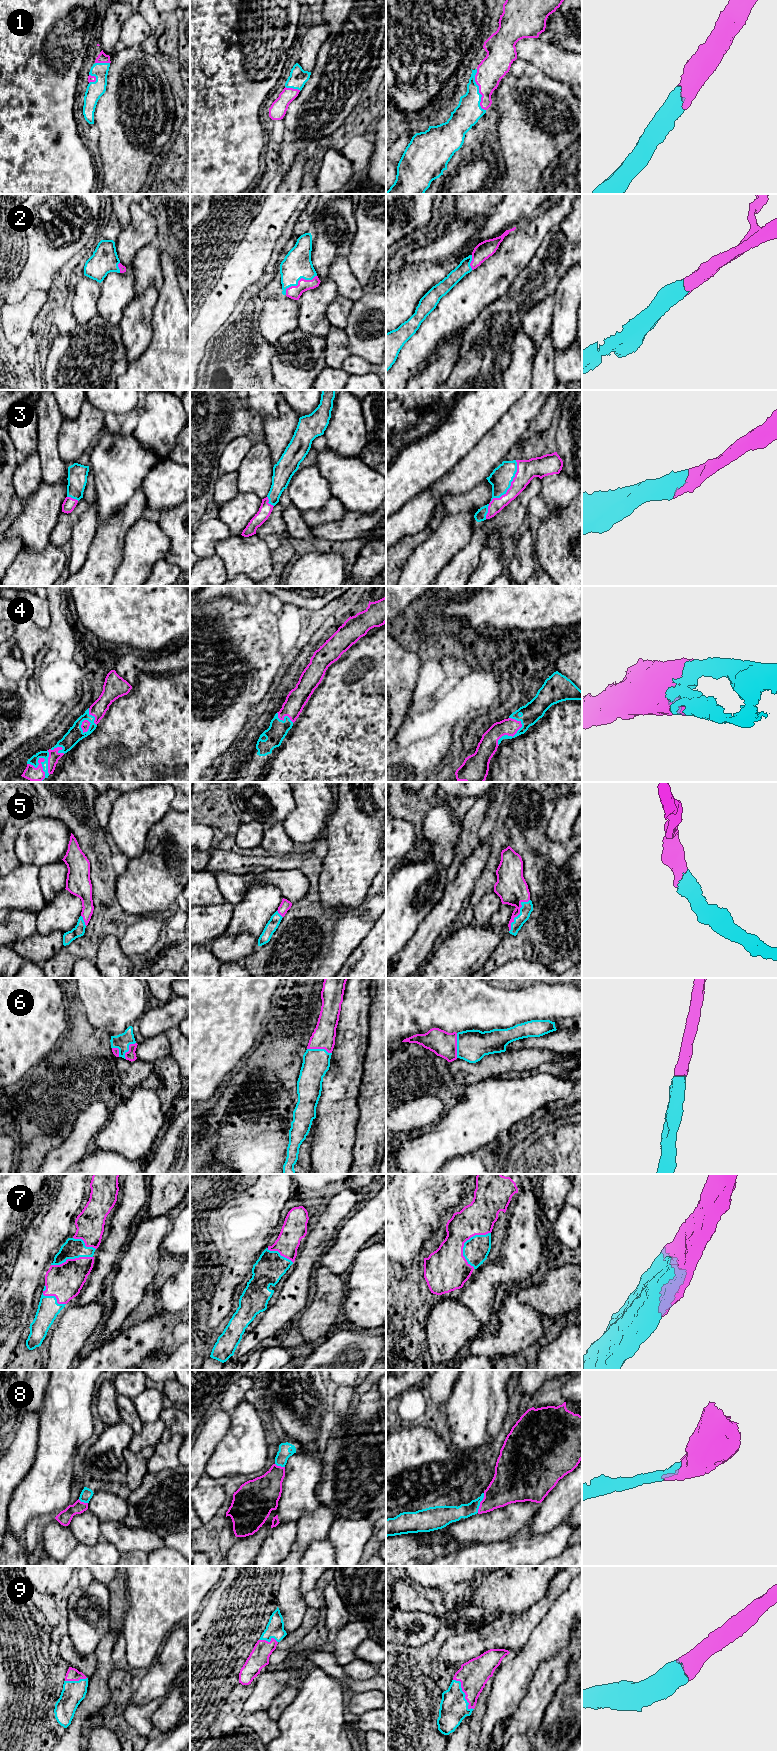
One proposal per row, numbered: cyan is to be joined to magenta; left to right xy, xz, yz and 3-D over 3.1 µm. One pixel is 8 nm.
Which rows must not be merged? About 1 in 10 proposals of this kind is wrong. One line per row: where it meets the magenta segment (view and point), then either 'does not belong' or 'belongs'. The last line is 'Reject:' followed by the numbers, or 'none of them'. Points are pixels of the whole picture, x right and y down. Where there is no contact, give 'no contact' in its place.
1: contact yz (479, 90); belongs
2: contact xz (298, 282); belongs
3: contact yz (511, 484); belongs
4: contact yz (510, 735); belongs
5: contact yz (519, 913); belongs
6: contact xz (319, 1048); belongs
7: contact yz (464, 1242); belongs
8: contact yz (480, 1503); belongs
9: contact yz (465, 1694); belongs
Reject: none of them

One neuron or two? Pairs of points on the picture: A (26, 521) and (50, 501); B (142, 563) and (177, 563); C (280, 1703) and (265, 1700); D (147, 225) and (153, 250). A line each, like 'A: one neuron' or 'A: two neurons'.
A: one neuron
B: two neurons
C: two neurons
D: two neurons

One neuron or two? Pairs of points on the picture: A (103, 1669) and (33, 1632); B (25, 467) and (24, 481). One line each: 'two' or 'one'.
A: two
B: one

